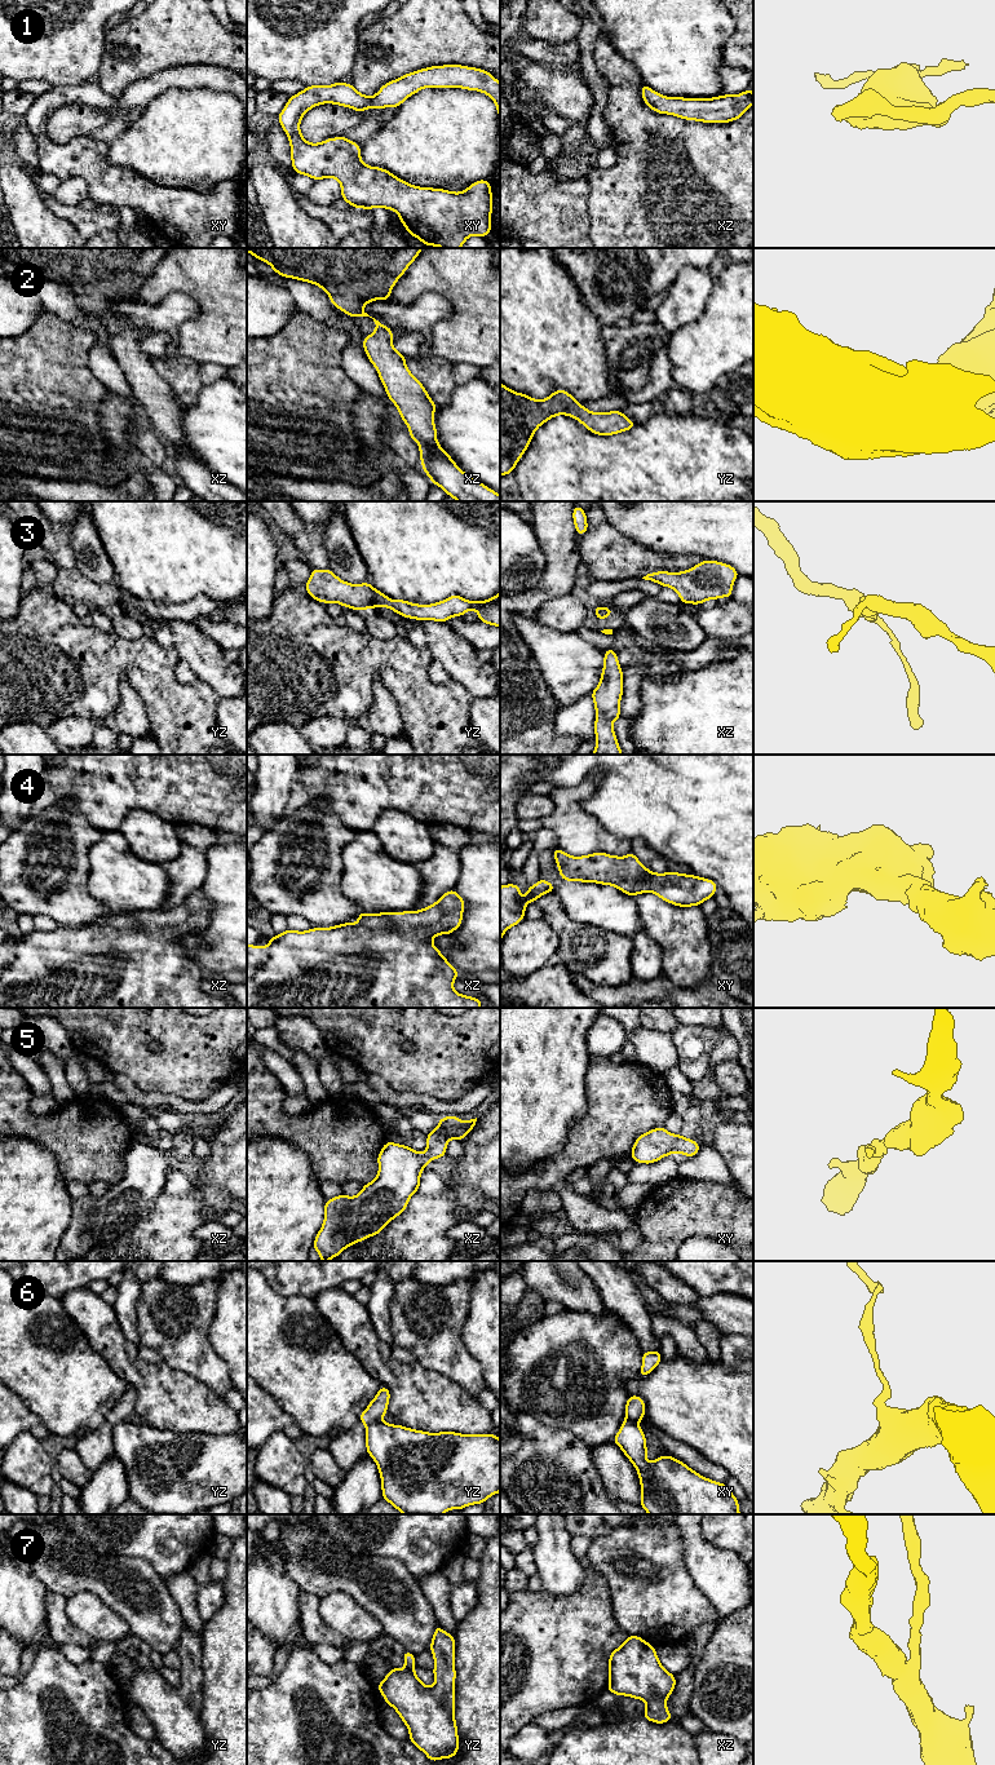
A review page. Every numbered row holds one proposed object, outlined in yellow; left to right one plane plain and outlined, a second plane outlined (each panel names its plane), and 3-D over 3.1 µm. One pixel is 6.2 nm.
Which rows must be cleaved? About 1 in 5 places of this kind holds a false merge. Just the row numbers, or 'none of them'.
6

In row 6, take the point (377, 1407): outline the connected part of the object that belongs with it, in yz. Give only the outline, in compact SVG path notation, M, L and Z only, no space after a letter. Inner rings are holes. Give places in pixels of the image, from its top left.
M380 1386L375 1398L370 1402L367 1408L361 1414L359 1421L368 1425L373 1421L381 1420L386 1415L390 1392L386 1386Z

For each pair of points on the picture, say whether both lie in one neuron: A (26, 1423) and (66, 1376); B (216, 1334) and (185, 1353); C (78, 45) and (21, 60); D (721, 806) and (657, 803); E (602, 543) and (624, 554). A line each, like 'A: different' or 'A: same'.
A: different
B: different
C: same
D: same
E: same

